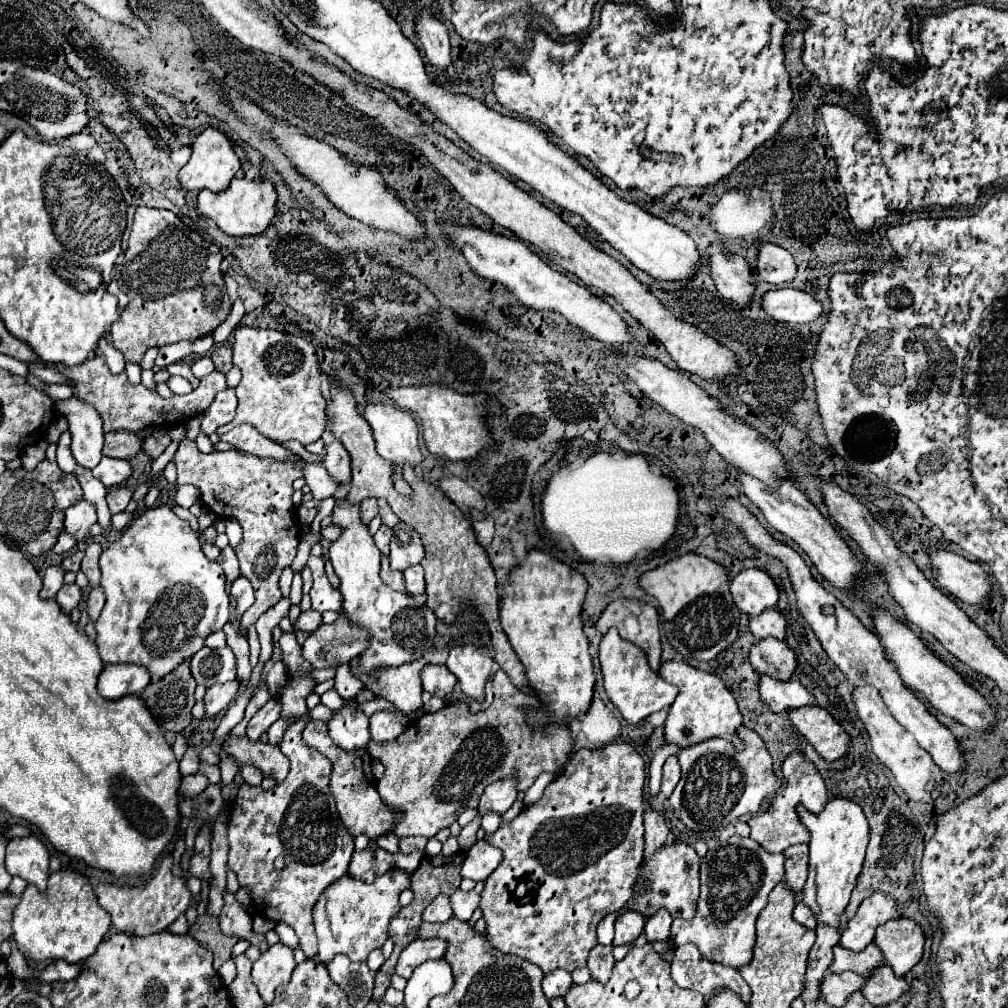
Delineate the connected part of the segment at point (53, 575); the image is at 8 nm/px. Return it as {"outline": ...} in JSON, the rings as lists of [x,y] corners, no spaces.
{"outline":[[[60,565],[48,567],[44,577],[42,577],[44,585],[42,585],[42,591],[40,591],[40,599],[54,599],[58,589],[64,585],[62,579],[64,579],[64,569]]]}

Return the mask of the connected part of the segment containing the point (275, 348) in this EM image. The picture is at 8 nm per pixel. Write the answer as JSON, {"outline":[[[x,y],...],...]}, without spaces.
{"outline":[[[240,325],[234,331],[232,361],[242,371],[242,381],[236,387],[240,403],[232,423],[248,423],[276,443],[298,441],[306,447],[320,439],[326,429],[326,399],[320,389],[318,355],[308,339]]]}

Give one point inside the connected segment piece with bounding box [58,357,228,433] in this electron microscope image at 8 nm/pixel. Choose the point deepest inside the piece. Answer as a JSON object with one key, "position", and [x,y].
{"position":[122,406]}

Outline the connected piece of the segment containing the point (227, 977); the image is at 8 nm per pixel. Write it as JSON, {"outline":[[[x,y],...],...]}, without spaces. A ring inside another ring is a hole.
{"outline":[[[228,959],[220,969],[218,969],[218,975],[222,977],[222,981],[228,985],[228,983],[232,983],[232,979],[236,977],[236,965],[234,965],[234,961],[232,959]]]}

